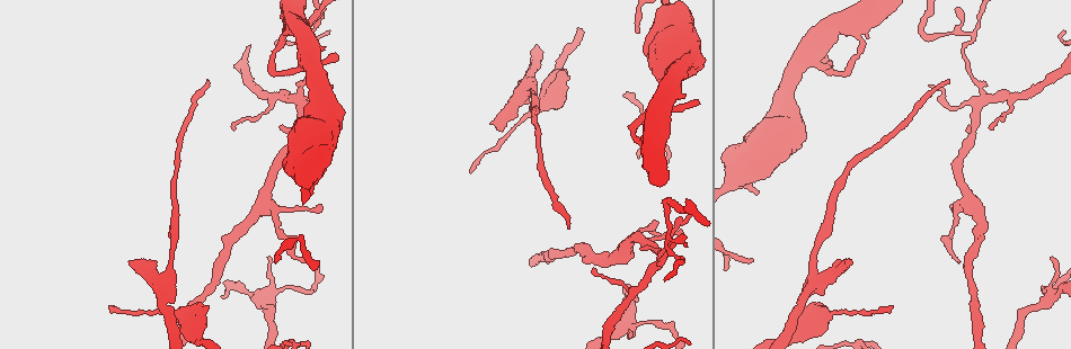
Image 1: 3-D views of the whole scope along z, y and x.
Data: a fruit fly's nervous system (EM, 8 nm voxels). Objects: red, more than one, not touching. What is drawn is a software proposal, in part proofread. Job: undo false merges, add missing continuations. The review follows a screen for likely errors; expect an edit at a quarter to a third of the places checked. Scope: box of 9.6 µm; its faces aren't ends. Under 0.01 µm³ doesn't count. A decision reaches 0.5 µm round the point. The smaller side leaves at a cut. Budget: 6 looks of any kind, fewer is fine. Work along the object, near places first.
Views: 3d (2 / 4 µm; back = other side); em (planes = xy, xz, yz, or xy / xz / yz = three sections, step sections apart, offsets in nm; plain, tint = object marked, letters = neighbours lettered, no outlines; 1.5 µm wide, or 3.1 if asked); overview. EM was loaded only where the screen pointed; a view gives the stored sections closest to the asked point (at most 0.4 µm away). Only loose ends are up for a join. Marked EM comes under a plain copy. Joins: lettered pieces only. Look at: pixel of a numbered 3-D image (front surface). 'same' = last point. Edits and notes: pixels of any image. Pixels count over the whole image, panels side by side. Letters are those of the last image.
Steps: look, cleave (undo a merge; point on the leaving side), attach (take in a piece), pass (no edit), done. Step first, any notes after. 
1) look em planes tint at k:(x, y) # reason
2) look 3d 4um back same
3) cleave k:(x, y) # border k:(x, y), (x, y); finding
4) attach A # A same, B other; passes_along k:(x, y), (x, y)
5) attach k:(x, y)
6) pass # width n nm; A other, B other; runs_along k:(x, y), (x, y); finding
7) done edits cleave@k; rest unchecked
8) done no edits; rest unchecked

look em planes tint at 1:(950, 205) # branch stops here

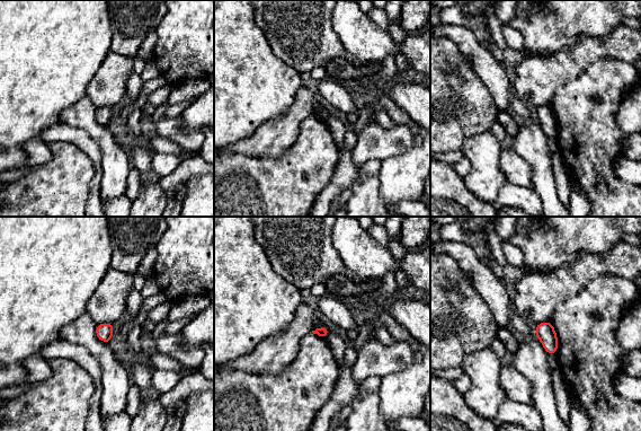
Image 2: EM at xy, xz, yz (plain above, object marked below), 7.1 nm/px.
look em planes letters same # see the neighbours

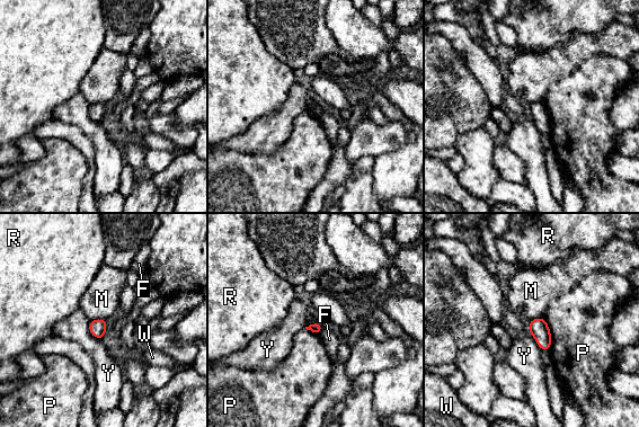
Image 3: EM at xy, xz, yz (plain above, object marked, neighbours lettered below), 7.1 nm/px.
pass # width 80 nm; F other, M other, P other, R other, W other, Y other; border 3:(321, 325), (312, 322), (305, 327); none of them fits

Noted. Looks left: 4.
look 3d 2um at 1:(757, 190) # thick end

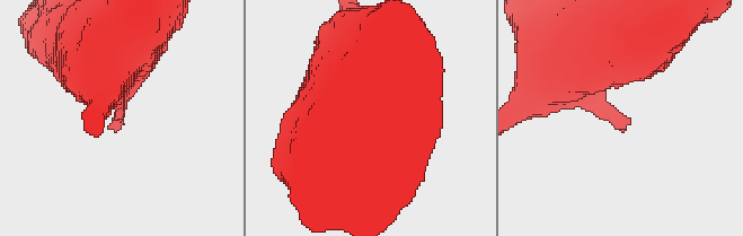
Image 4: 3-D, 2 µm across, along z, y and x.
look em xz step 8 letters at 4:(628, 124) # shape alone is not enough

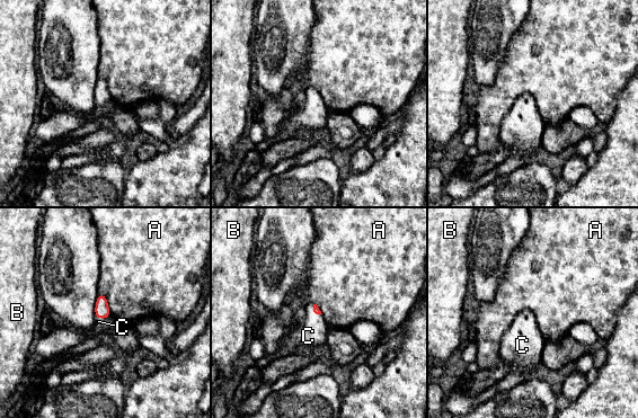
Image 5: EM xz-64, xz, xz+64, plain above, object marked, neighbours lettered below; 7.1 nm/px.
look em planes letters same

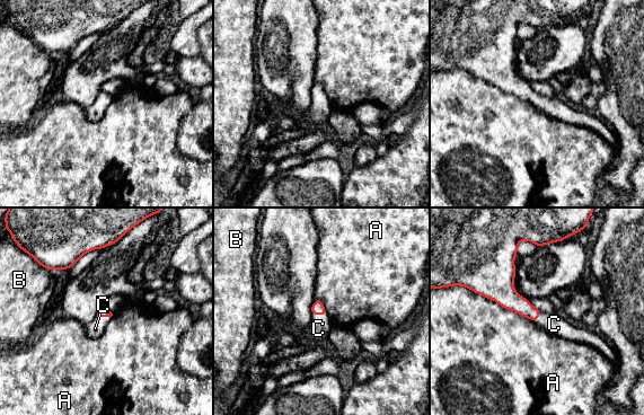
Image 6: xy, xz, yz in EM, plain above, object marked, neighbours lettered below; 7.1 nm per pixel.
attach C # A other, B other, C same; passes_along 6:(103, 312), (104, 316), (95, 328); it goes on there

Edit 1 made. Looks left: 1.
look em yz step 4 letters at 1:(921, 30) # sharp bend

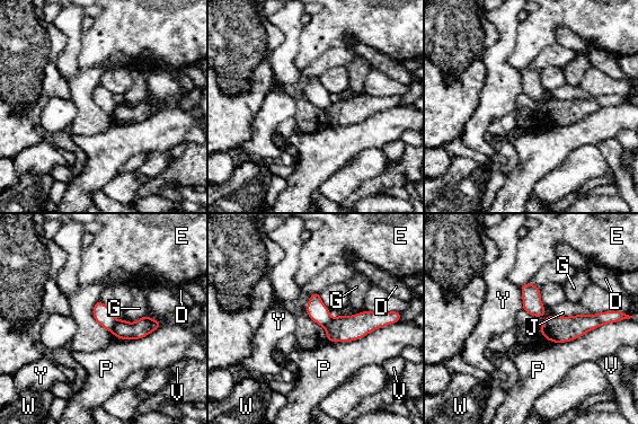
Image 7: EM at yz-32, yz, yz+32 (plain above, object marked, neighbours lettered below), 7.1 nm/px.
cleave 7:(144, 326) # width 140 nm; D other, E other, G other, J other, P other, V other, W other, Y other; border 7:(116, 321), (111, 332); a second neuron is stuck on

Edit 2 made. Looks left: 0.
done edits attach@6, cleave@7; rest unchecked

